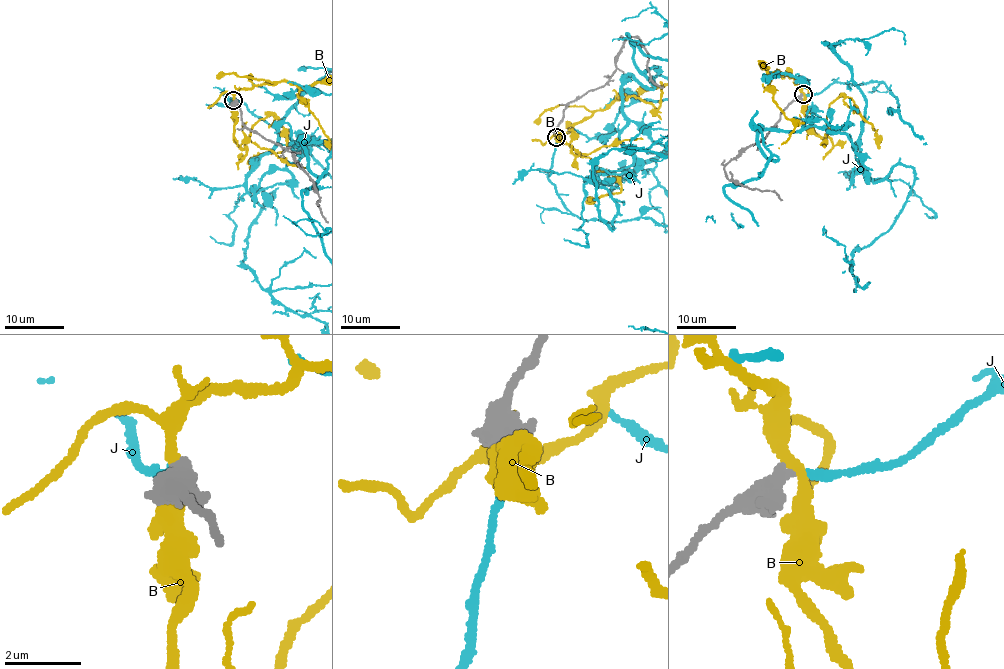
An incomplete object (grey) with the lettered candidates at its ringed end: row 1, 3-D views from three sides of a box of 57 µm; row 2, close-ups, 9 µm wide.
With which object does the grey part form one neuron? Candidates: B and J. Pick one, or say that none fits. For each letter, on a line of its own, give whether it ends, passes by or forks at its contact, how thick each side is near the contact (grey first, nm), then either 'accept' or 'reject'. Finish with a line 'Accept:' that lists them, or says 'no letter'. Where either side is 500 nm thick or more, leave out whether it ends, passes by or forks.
B: 550 nm thick on the grey side, 280 nm on the other; reject
J: it ends there; 480 nm thick on the grey side, 200 nm on the other; accept
Accept: J

